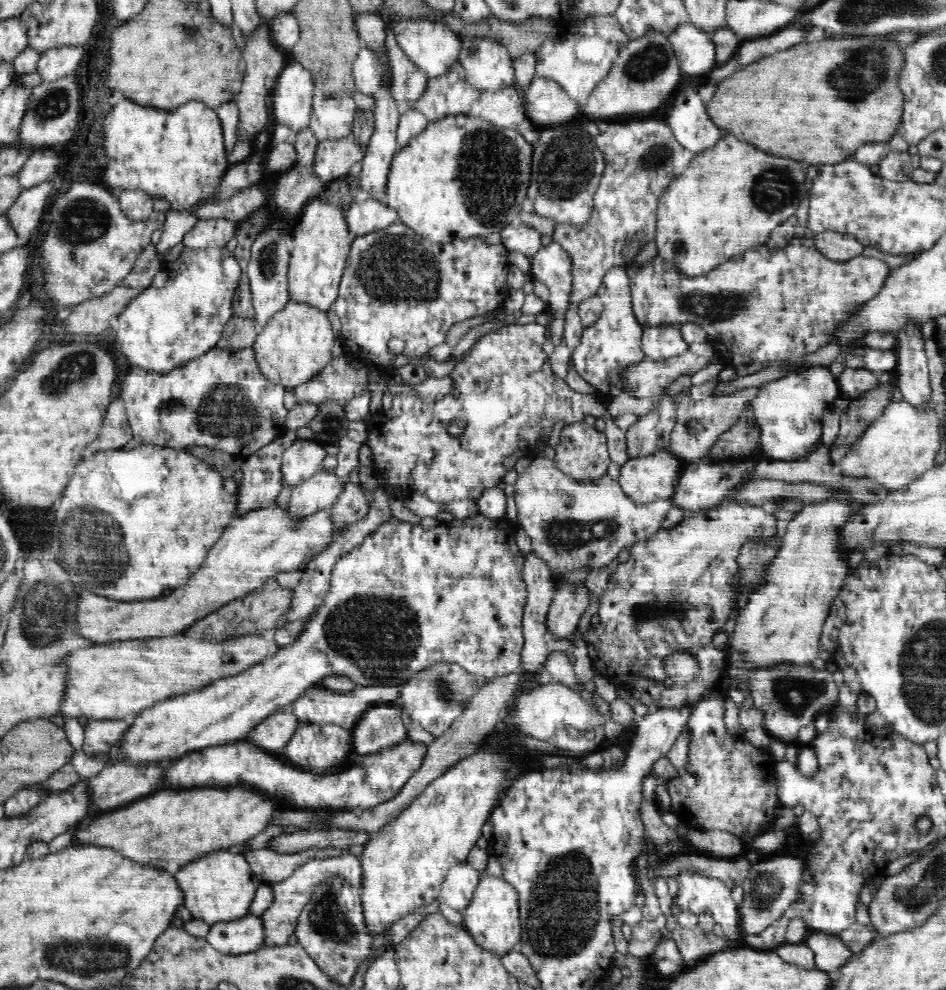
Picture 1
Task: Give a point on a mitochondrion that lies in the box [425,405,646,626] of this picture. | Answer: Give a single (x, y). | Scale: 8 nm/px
(563, 534)

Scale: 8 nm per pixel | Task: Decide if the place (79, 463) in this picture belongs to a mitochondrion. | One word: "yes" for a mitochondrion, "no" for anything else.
no

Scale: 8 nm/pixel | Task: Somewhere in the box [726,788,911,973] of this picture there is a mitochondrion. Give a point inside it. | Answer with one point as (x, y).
(765, 893)

